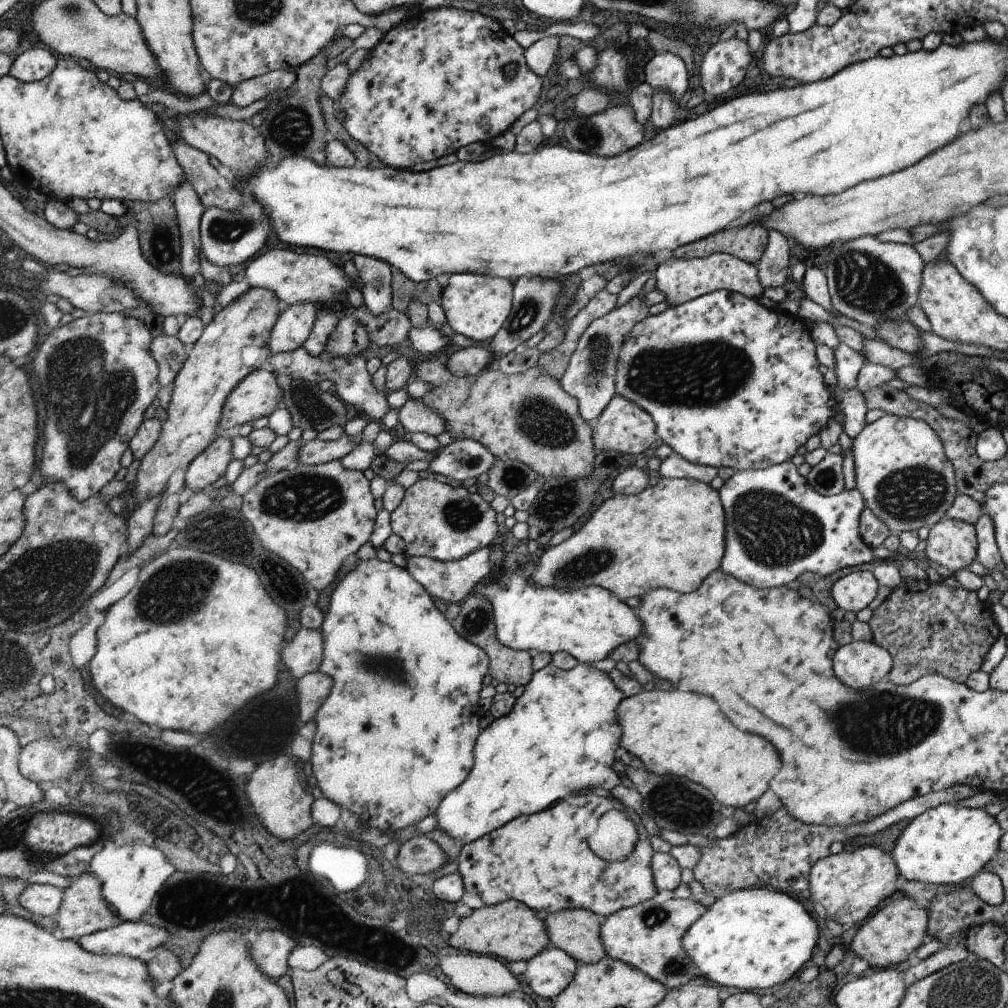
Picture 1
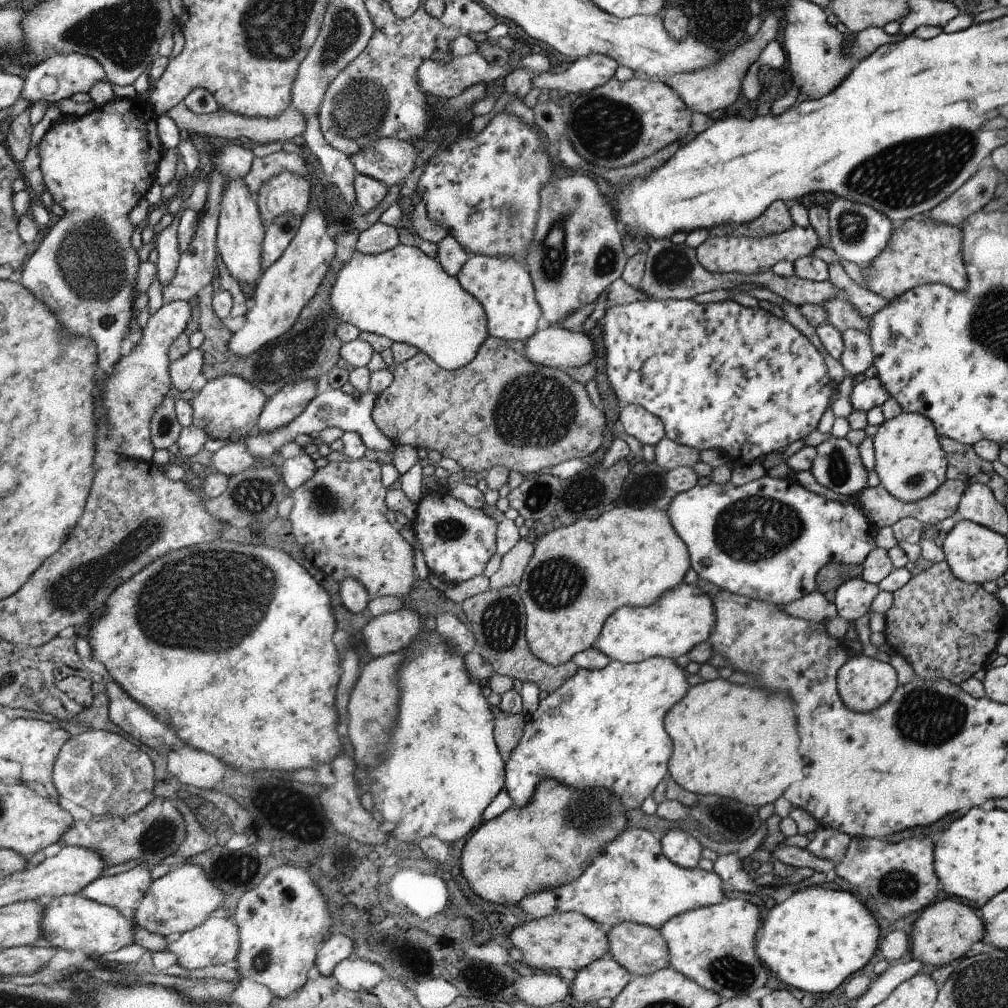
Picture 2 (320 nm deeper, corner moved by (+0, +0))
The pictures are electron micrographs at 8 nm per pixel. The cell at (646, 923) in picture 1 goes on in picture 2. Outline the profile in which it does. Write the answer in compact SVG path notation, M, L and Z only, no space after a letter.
M724 898L717 905L671 918L659 929L671 952L671 967L699 985L712 989L724 1001L749 997L750 992L768 987L771 972L755 951L755 937L762 920L758 907L740 898Z

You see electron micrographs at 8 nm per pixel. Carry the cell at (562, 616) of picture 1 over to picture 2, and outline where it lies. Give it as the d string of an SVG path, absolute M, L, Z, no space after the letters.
M688 583L678 584L650 606L625 606L615 611L602 626L601 636L592 648L600 649L611 660L628 664L655 656L676 659L688 654L696 644L709 640L716 618L712 595Z

